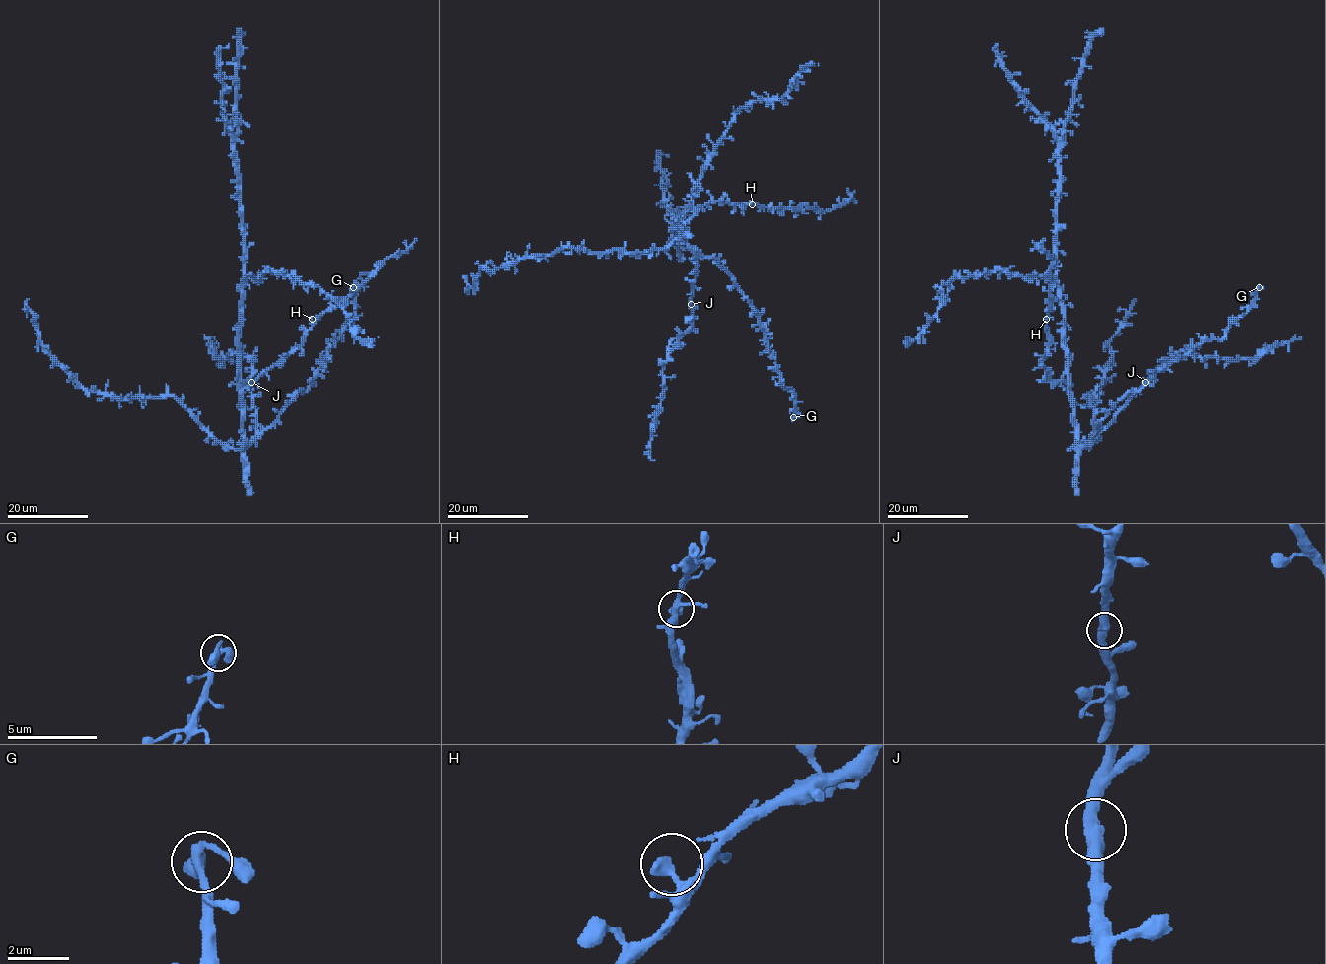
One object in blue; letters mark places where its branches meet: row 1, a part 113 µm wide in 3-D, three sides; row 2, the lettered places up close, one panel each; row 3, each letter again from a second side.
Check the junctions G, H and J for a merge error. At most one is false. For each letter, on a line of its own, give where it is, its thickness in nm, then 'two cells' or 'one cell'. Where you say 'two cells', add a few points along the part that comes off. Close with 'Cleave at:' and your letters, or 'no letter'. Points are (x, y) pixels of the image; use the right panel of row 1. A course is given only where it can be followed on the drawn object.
G: place (1259, 287); calibre 360 nm; one cell
H: place (1046, 319); calibre 320 nm; one cell
J: place (1145, 382); calibre 400 nm; one cell
Cleave at: no letter

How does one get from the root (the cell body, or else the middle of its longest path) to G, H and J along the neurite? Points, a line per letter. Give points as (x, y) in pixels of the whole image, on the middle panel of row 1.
G: (681, 229), (687, 243), (697, 254), (710, 256), (748, 301), (780, 383), (794, 396), (793, 417)
H: (681, 229), (699, 207), (711, 201), (734, 202), (741, 206), (752, 204)
J: (681, 229), (687, 245), (696, 257), (691, 304)

